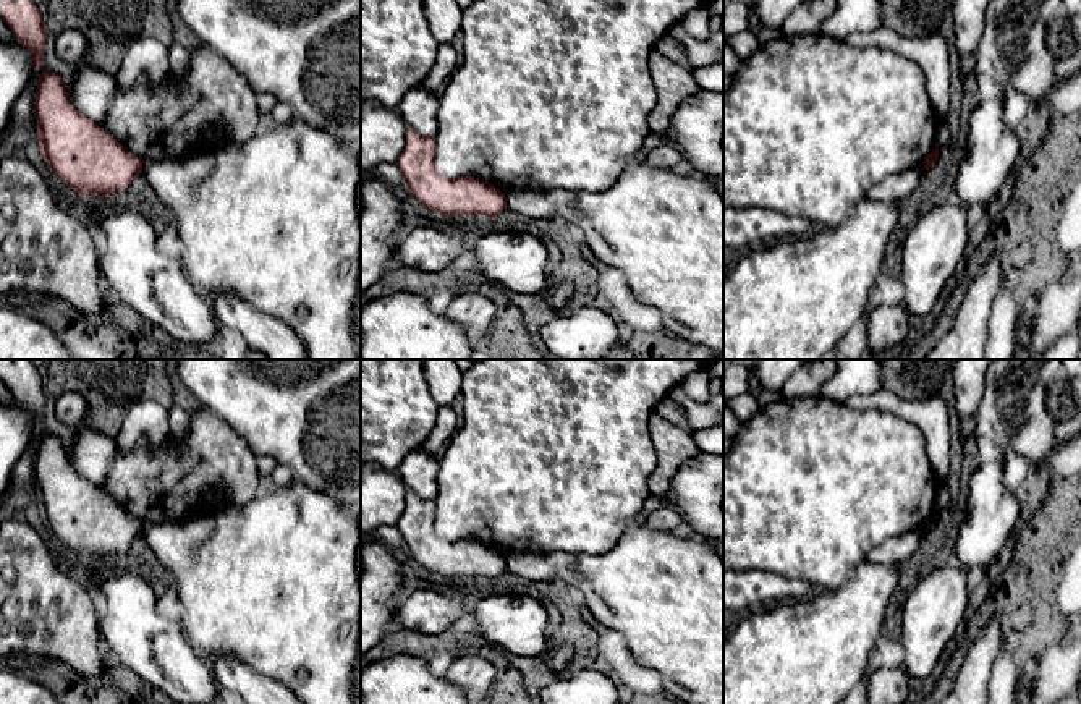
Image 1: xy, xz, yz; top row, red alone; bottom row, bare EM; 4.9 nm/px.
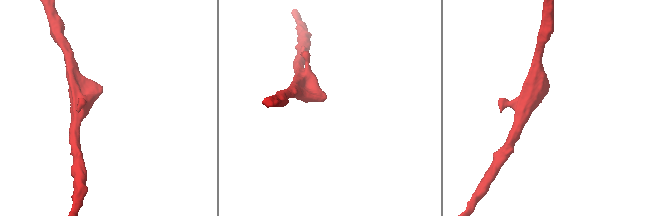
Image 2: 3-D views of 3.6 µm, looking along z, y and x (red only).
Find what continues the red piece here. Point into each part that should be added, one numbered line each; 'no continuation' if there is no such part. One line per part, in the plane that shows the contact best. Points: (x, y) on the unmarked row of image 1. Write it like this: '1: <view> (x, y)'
no continuation

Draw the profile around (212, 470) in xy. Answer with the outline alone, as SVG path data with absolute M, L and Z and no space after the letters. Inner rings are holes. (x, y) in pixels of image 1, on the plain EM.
M206 408L189 414L189 427L181 440L172 435L154 447L139 439L129 450L117 448L108 461L107 477L99 489L133 520L176 523L244 507L257 495L257 456L244 437L220 416Z

